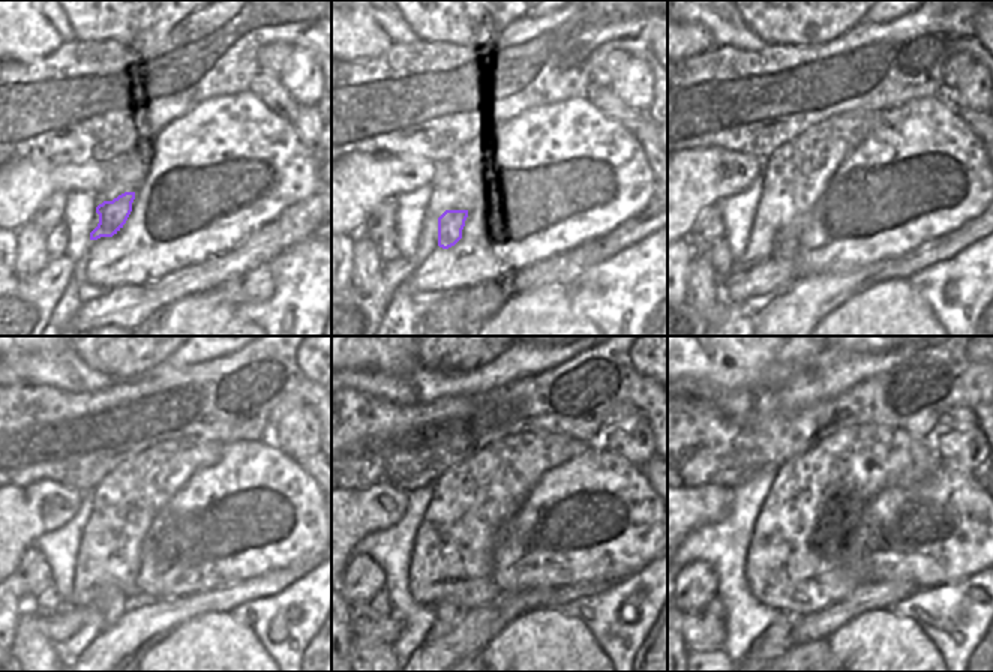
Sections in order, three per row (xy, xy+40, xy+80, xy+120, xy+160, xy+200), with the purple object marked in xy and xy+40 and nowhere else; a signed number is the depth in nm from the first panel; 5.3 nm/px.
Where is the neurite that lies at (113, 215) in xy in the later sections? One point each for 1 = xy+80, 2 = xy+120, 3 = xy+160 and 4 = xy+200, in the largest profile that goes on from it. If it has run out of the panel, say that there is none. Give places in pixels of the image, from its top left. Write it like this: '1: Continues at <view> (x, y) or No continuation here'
1: Continues at xy+80 (786, 243)
2: Continues at xy+120 (111, 605)
3: Continues at xy+160 (446, 614)
4: Continues at xy+200 (774, 641).

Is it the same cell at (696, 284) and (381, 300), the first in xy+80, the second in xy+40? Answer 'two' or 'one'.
two

